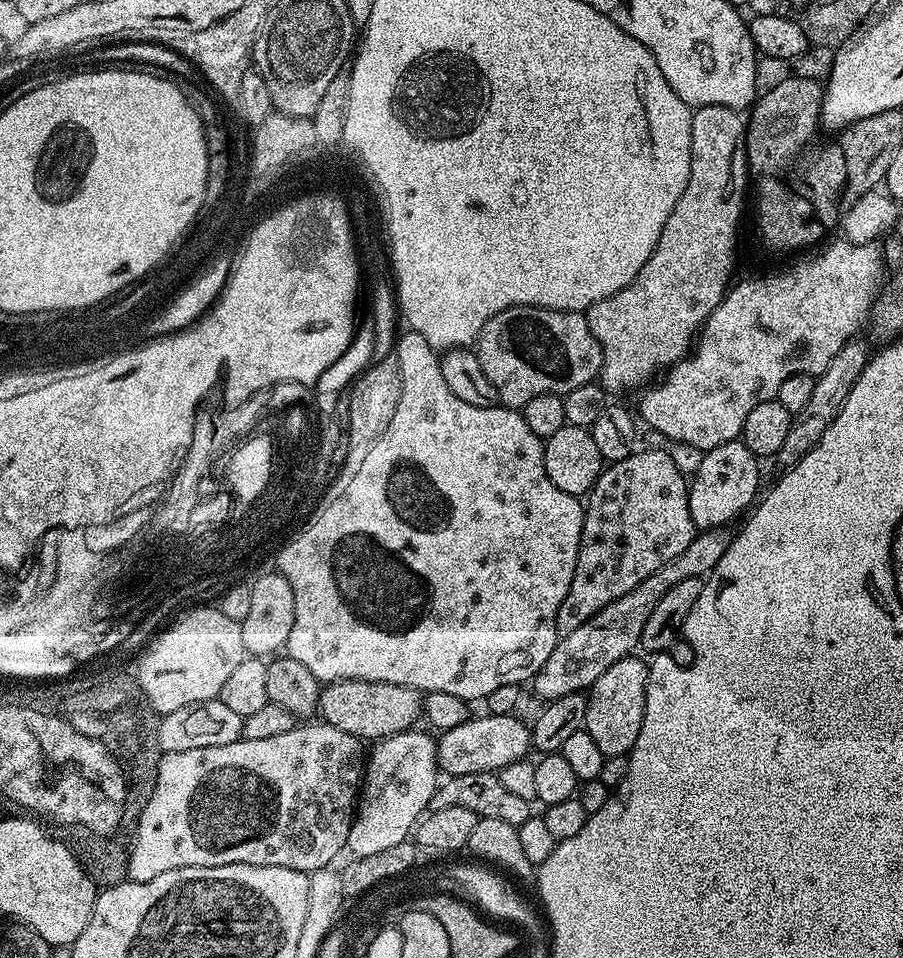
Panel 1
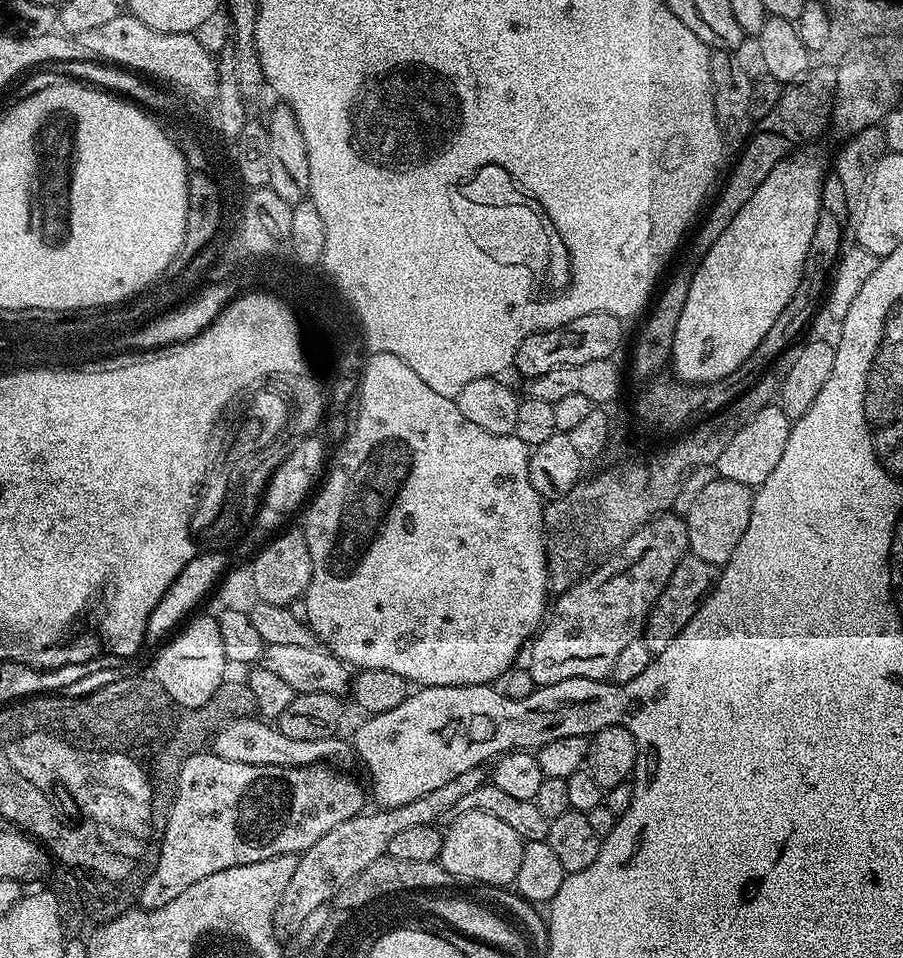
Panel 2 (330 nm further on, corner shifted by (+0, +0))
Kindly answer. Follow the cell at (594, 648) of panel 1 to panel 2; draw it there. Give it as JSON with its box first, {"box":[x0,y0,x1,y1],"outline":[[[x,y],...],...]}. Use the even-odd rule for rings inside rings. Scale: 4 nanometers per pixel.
{"box":[274,767,486,937],"outline":[[[483,767],[466,770],[466,774],[458,774],[454,782],[446,782],[446,786],[438,786],[438,790],[430,790],[430,794],[422,794],[422,798],[414,798],[414,802],[406,802],[406,806],[397,808],[380,808],[371,812],[350,818],[346,822],[334,826],[330,834],[322,834],[314,846],[299,853],[300,861],[294,866],[294,874],[290,882],[286,882],[286,890],[282,890],[280,905],[276,907],[274,923],[277,933],[295,937],[300,931],[302,922],[306,922],[310,910],[328,904],[343,887],[362,874],[370,862],[385,855],[396,835],[406,831],[409,826],[435,825],[444,820],[446,810],[457,804],[465,794],[478,790],[486,782],[486,772]]]}

